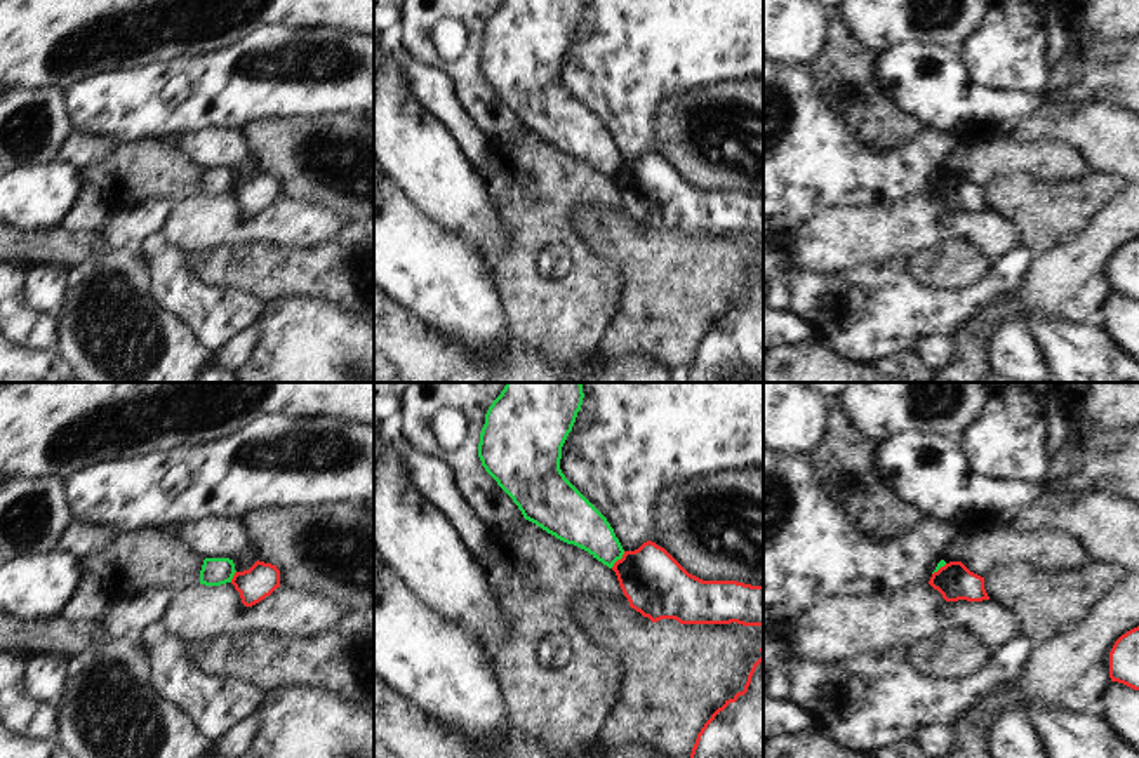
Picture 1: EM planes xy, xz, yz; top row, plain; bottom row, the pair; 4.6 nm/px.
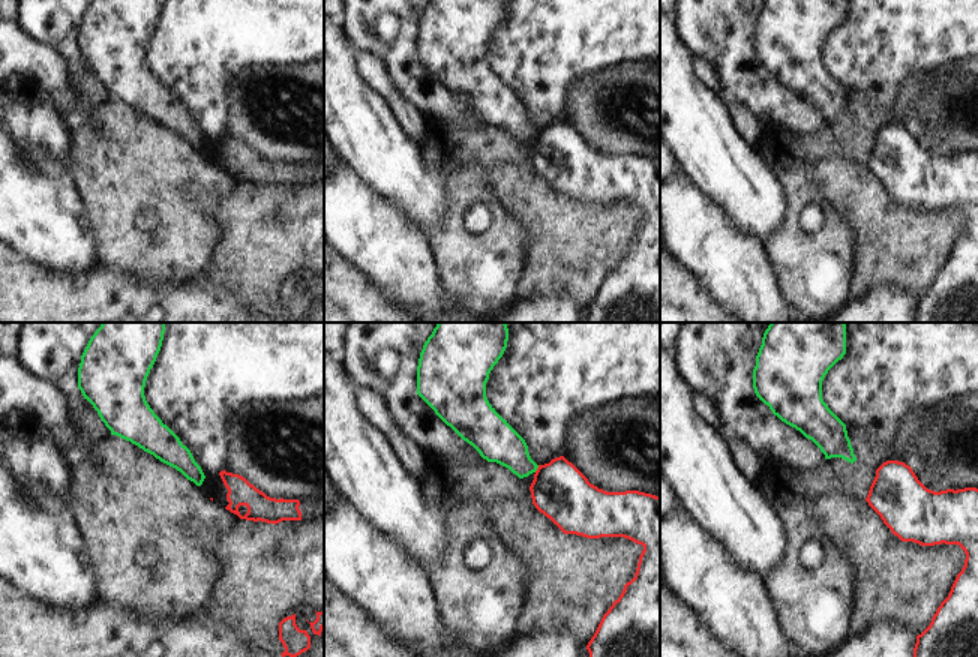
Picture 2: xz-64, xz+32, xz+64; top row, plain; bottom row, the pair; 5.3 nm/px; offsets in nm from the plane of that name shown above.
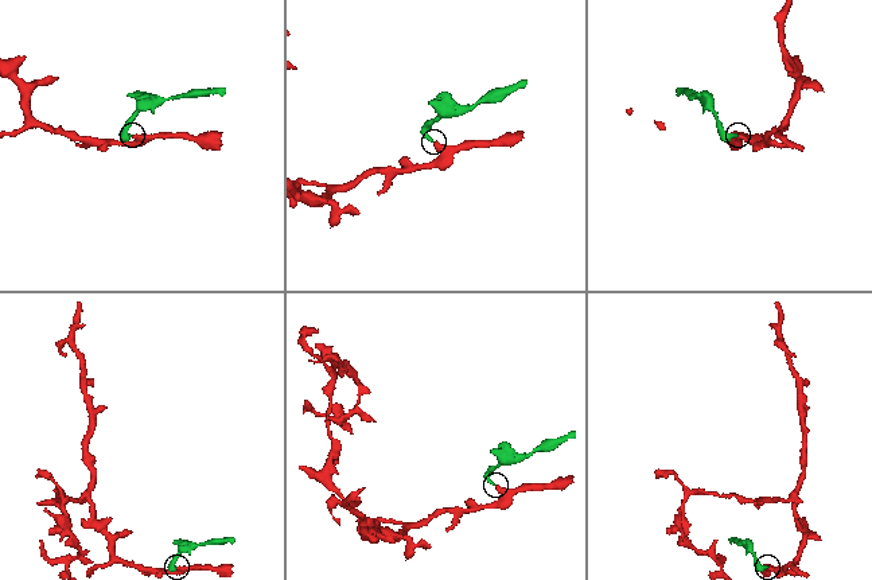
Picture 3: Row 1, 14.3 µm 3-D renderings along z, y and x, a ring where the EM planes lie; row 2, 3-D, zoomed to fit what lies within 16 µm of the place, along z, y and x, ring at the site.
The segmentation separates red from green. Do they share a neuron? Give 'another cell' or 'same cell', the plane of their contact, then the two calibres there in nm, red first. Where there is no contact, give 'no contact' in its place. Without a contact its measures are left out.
another cell | xz | 300/200 nm

